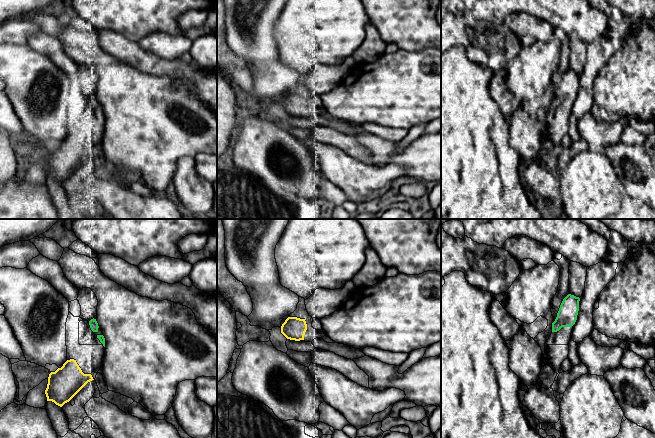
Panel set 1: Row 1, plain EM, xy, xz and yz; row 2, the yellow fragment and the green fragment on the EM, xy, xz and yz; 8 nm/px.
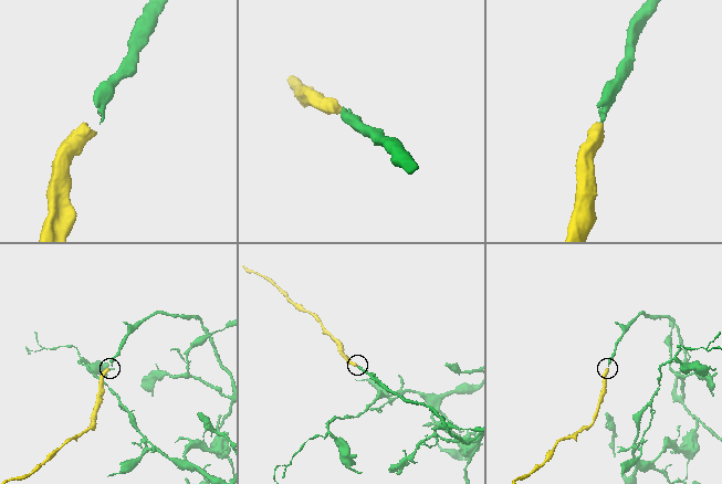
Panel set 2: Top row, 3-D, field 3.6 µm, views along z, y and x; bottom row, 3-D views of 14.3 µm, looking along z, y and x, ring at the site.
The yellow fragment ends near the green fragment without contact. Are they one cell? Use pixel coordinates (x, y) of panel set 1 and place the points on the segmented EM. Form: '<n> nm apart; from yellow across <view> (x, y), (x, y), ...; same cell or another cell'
260 nm apart; from yellow across xy (90, 374), (104, 346); same cell

